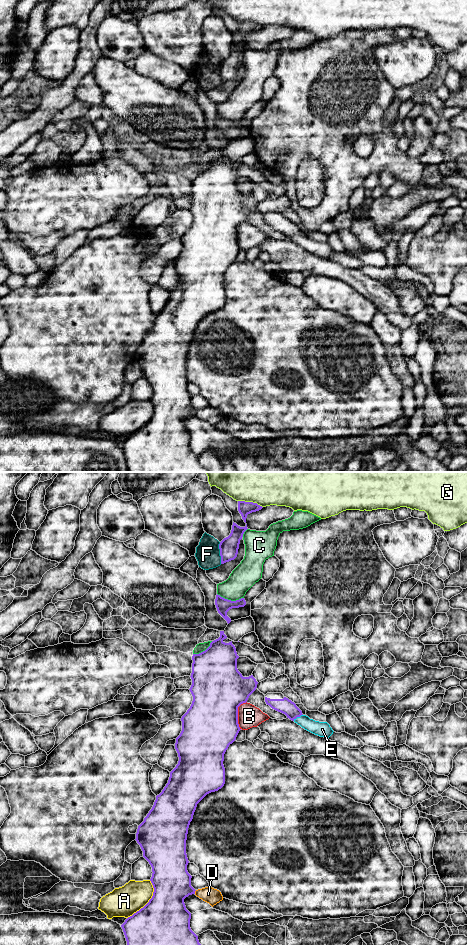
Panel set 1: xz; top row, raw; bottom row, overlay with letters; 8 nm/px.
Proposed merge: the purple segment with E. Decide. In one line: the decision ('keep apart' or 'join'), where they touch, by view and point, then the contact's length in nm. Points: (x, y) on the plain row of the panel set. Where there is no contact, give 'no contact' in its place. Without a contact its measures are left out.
join; meets purple in xz at (297, 236); contact 90 nm long

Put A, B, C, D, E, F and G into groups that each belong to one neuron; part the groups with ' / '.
A / B / C / D / E / F / G

